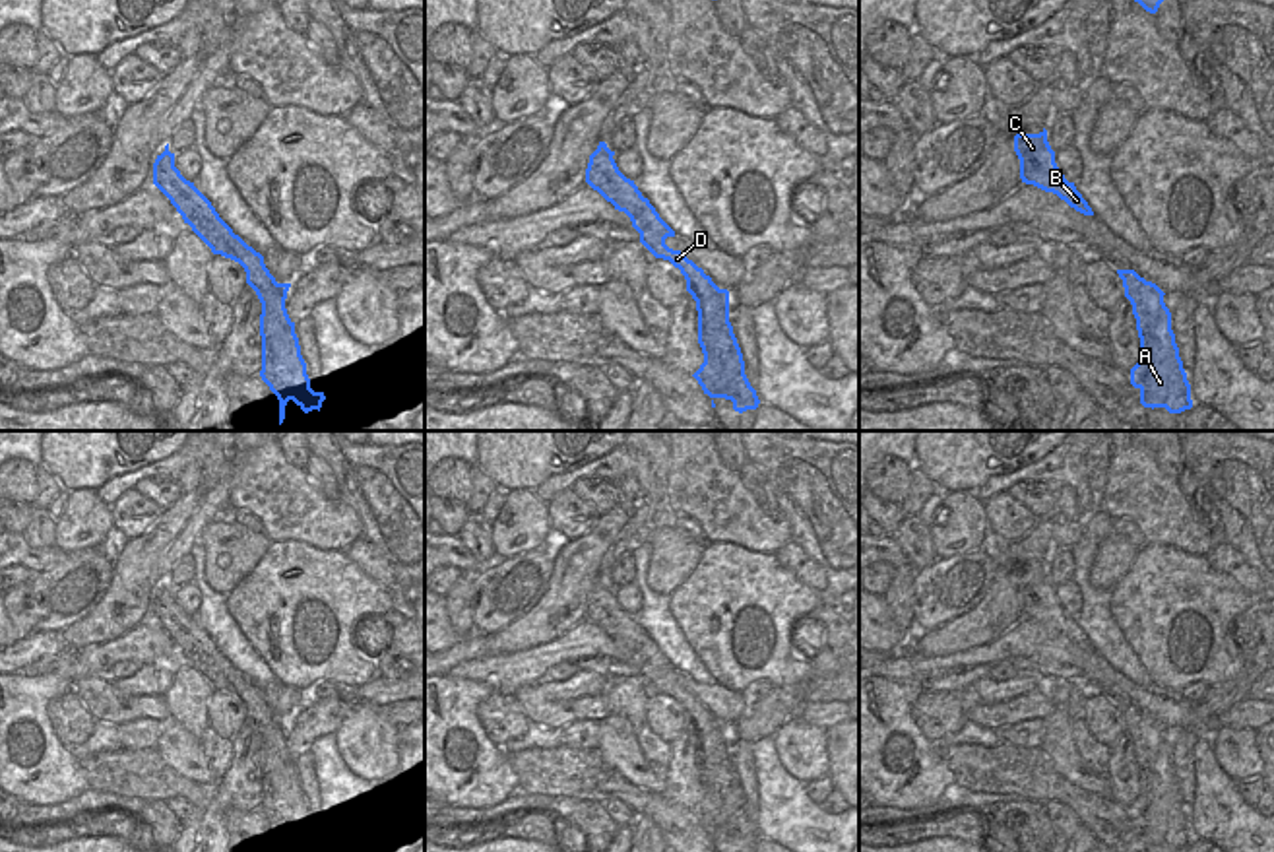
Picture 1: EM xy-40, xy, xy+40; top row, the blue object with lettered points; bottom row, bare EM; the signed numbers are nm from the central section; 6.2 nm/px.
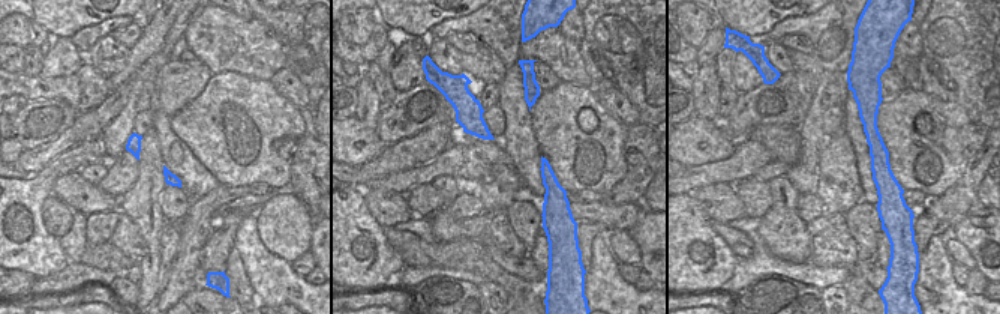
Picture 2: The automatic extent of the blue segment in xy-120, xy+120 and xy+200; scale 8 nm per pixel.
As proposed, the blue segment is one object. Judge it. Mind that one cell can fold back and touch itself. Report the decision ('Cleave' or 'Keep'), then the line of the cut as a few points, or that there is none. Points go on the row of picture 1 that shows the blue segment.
Cleave. Split along xy-40 (286, 294), (270, 292), (262, 311)

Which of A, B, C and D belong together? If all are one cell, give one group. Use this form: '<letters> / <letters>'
A / B C D

